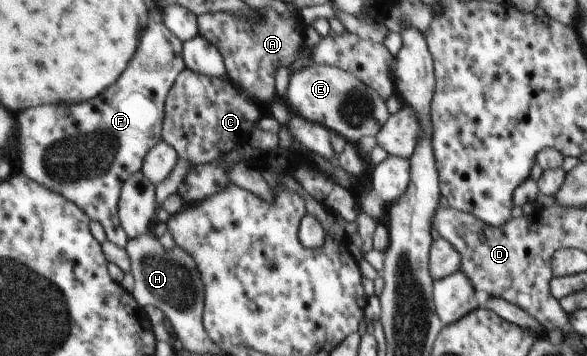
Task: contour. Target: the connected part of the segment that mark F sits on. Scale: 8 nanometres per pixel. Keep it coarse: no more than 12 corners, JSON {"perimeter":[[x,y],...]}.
{"perimeter":[[162,17],[116,85],[18,115],[19,169],[127,247],[121,199],[188,65]]}

